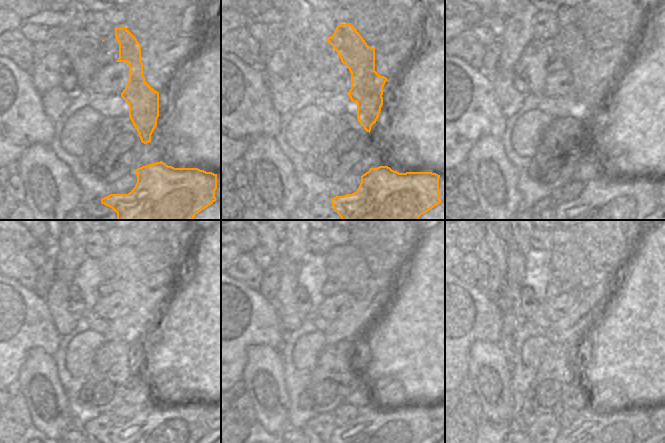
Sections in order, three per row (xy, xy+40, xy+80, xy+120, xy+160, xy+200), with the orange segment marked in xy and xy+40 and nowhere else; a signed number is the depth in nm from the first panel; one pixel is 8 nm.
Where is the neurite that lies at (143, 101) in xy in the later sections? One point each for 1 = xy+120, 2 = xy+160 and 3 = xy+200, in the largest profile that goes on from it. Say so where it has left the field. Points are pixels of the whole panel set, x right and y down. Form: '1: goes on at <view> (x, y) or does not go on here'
1: goes on at xy+120 (121, 267)
2: goes on at xy+160 (344, 264)
3: goes on at xy+200 (569, 265)

